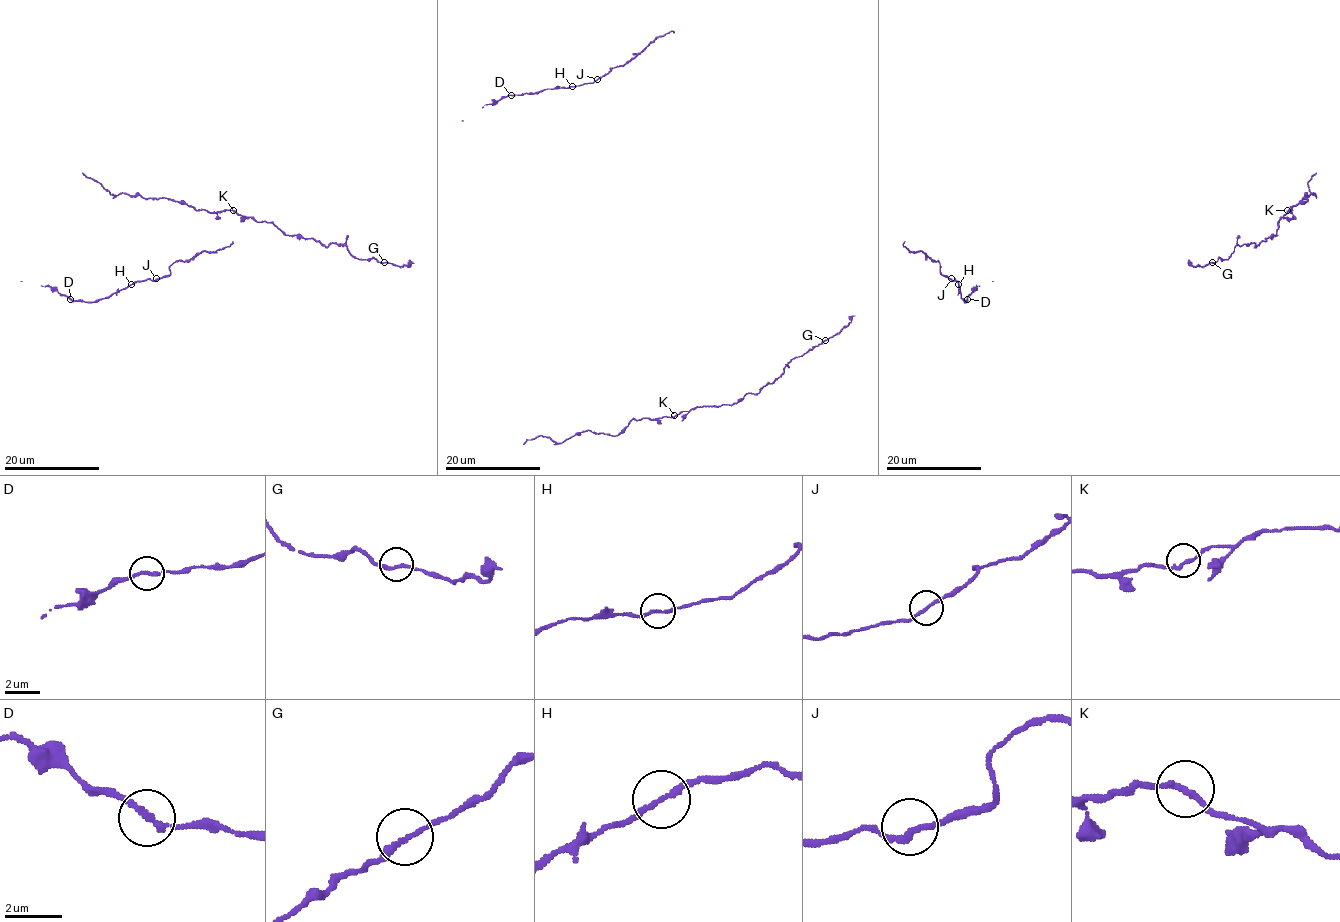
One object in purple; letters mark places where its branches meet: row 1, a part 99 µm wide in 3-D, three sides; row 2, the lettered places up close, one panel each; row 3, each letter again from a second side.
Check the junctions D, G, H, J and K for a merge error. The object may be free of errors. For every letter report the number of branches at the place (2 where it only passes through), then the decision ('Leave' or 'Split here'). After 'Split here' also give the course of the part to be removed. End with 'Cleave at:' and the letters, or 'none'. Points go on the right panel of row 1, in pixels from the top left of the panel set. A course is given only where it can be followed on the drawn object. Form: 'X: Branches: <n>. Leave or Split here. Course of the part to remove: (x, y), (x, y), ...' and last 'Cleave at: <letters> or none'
D: Branches: 2. Leave
G: Branches: 2. Leave
H: Branches: 2. Leave
J: Branches: 2. Leave
K: Branches: 2. Leave
Cleave at: none

